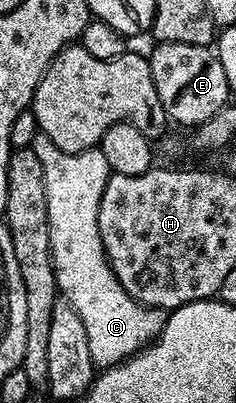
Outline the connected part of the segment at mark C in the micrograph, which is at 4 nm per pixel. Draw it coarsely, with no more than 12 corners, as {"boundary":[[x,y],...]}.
{"boundary":[[42,132],[56,287],[106,370],[152,344],[165,310],[118,283],[98,231],[98,147]]}

